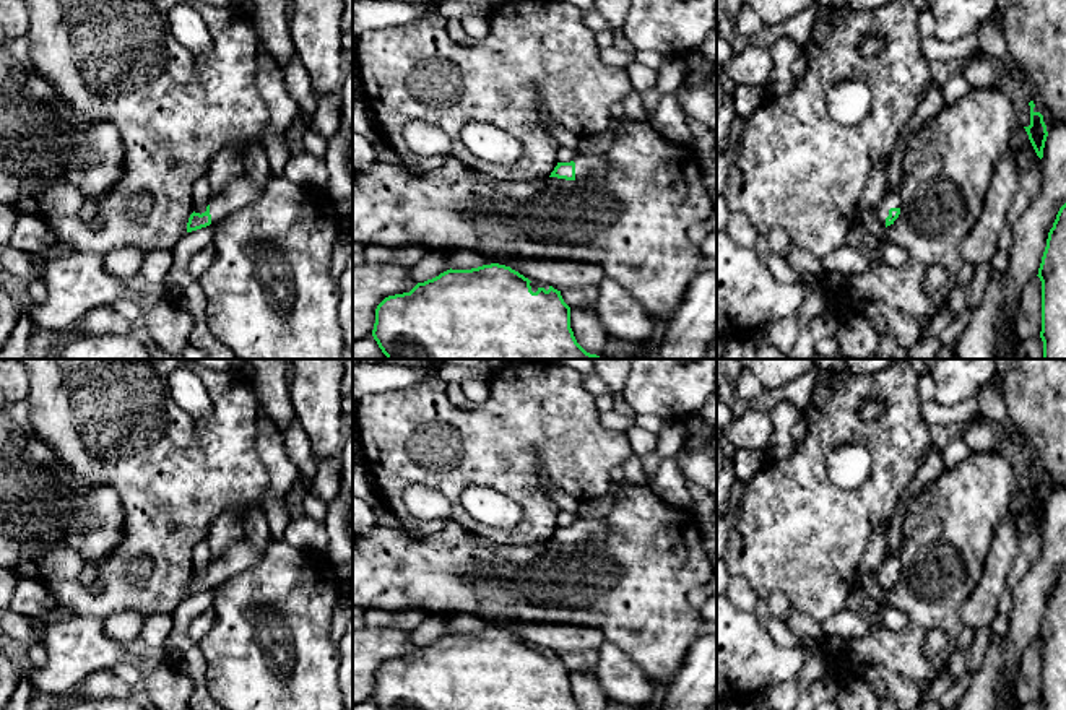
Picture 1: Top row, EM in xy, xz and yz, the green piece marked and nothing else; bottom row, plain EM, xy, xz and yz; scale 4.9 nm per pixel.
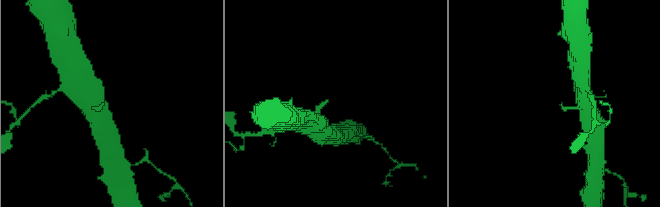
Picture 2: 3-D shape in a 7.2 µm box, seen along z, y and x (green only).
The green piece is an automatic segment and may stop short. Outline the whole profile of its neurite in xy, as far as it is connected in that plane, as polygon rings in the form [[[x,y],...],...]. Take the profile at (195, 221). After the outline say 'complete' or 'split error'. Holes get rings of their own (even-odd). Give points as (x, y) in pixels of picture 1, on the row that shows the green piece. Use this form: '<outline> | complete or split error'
[[[245,172],[226,184],[223,190],[210,197],[205,213],[192,213],[187,223],[187,232],[218,224],[224,216],[252,205],[265,190],[270,179],[258,185]]] | split error

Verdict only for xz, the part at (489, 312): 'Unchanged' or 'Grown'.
Grown

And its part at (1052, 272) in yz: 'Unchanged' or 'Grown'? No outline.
Unchanged

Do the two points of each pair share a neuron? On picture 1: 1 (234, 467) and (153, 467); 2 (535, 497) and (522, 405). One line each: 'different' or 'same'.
1: same
2: same

